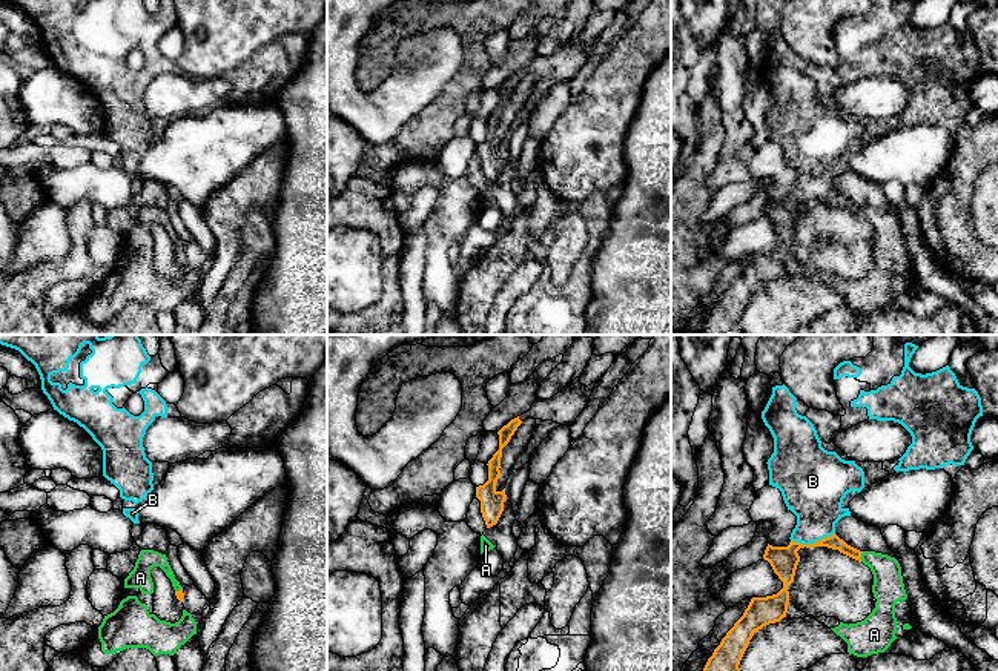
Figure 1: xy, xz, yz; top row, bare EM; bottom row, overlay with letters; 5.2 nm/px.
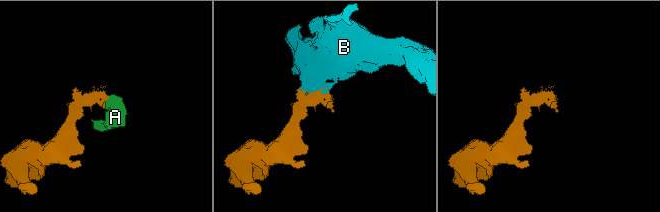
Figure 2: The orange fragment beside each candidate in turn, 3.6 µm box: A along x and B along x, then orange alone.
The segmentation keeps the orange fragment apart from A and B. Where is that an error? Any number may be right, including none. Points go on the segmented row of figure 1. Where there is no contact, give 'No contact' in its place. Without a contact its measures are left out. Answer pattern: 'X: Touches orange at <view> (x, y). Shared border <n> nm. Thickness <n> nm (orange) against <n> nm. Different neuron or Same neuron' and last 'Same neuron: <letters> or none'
A: Touches orange at yz (860, 556). Shared border 60 nm. Thickness 70 nm (orange) against 170 nm. Same neuron
B: Touches orange at yz (814, 542). Shared border 240 nm. Thickness 140 nm (orange) against 300 nm. Same neuron
Same neuron: A, B

